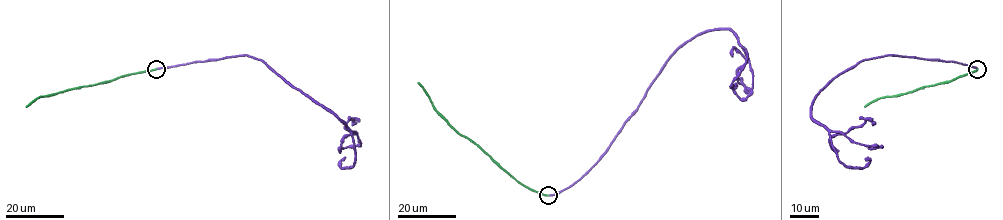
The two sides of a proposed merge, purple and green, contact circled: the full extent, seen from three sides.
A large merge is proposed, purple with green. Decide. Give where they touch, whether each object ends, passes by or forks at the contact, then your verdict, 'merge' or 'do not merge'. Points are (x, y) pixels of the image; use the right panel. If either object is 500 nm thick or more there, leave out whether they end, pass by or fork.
at (977, 69); purple ends there; green ends there; merge

